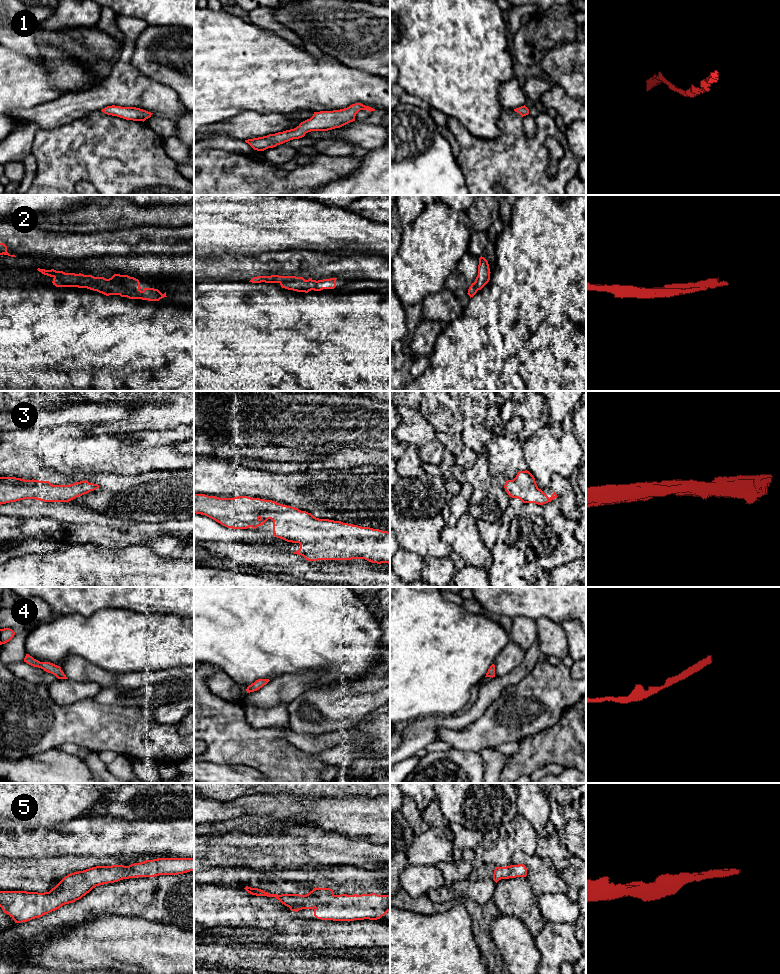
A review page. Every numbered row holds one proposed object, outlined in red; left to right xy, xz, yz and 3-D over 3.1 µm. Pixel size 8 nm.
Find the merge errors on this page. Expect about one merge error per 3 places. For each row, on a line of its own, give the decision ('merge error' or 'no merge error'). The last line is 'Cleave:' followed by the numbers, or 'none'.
1: no merge error
2: no merge error
3: no merge error
4: no merge error
5: no merge error
Cleave: none

